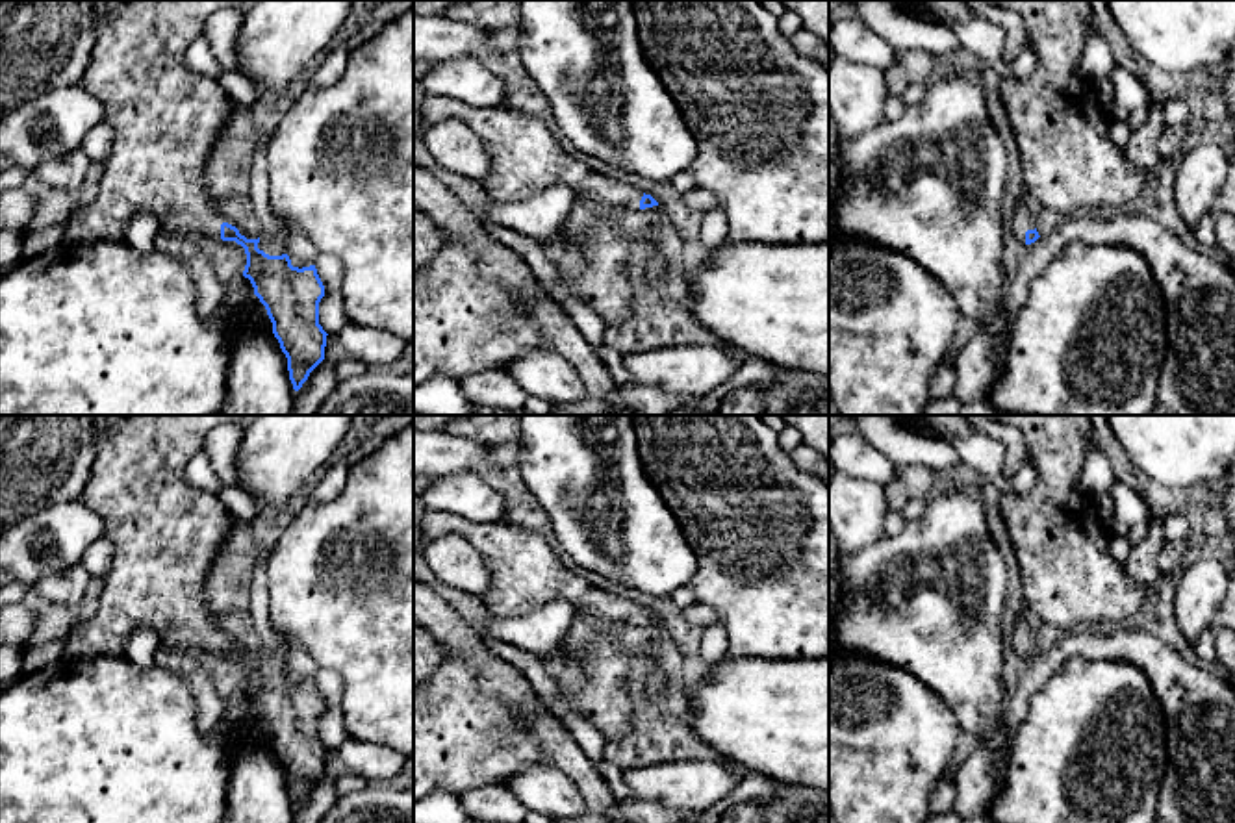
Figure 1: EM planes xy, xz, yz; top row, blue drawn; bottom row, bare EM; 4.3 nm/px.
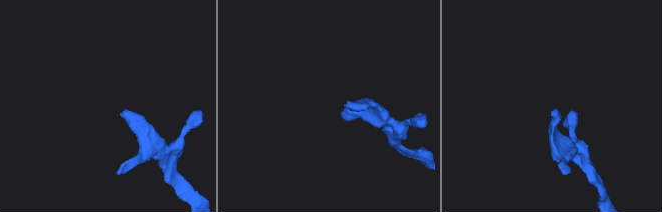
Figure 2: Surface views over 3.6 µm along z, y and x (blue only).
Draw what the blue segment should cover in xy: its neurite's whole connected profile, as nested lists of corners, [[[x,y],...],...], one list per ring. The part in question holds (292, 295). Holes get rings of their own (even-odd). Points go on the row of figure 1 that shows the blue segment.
[[[93,0],[95,44],[80,85],[104,106],[104,120],[113,128],[113,141],[102,161],[102,180],[96,196],[80,206],[65,222],[69,245],[95,245],[100,241],[124,241],[126,224],[141,211],[152,213],[159,228],[176,235],[210,235],[236,241],[245,248],[247,265],[243,276],[250,280],[254,295],[265,306],[273,323],[273,334],[287,358],[293,389],[299,391],[310,373],[325,360],[326,332],[319,324],[319,302],[325,285],[315,265],[293,267],[287,254],[269,256],[258,248],[258,239],[247,239],[239,230],[223,221],[213,208],[213,196],[206,184],[206,163],[217,145],[217,137],[228,119],[234,102],[215,78],[195,72],[187,65],[189,44],[204,37],[211,13],[223,7],[237,7],[245,0]]]

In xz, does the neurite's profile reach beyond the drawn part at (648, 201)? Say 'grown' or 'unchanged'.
grown

